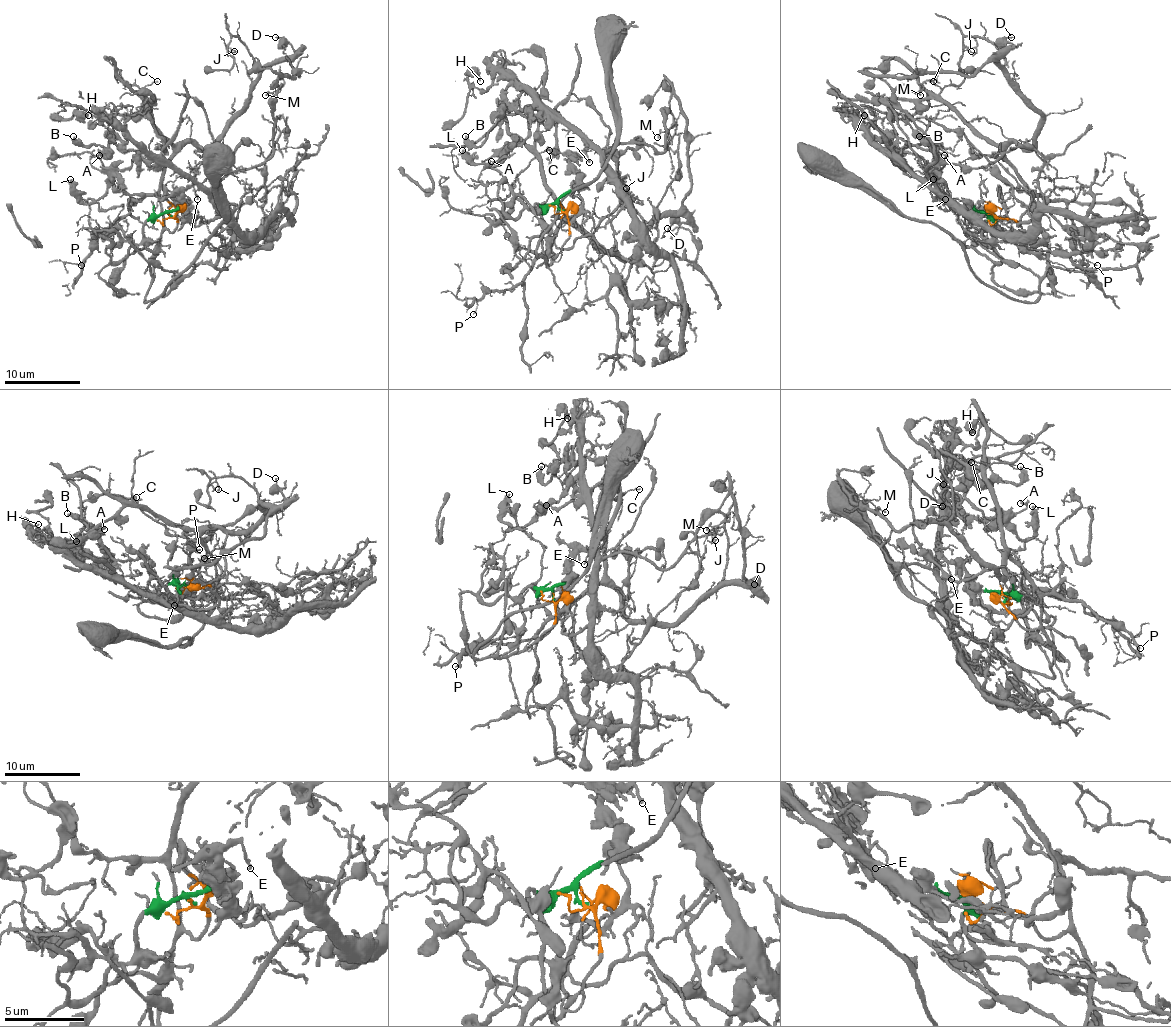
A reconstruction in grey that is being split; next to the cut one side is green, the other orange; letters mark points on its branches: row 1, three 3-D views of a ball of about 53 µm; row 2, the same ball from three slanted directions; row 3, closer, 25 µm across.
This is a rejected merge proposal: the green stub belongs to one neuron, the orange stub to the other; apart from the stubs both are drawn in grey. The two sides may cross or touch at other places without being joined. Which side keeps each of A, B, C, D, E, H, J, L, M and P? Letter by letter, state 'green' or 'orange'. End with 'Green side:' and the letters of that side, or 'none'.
A: green
B: green
C: orange
D: orange
E: green
H: green
J: orange
L: green
M: green
P: orange
Green side: A, B, E, H, L, M

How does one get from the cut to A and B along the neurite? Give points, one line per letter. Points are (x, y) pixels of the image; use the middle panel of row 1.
A: (562, 210), (585, 146), (577, 134), (530, 119), (523, 140), (481, 161), (490, 161)
B: (562, 210), (559, 200), (572, 187), (574, 159), (585, 146), (577, 134), (506, 108), (479, 146), (466, 136)

